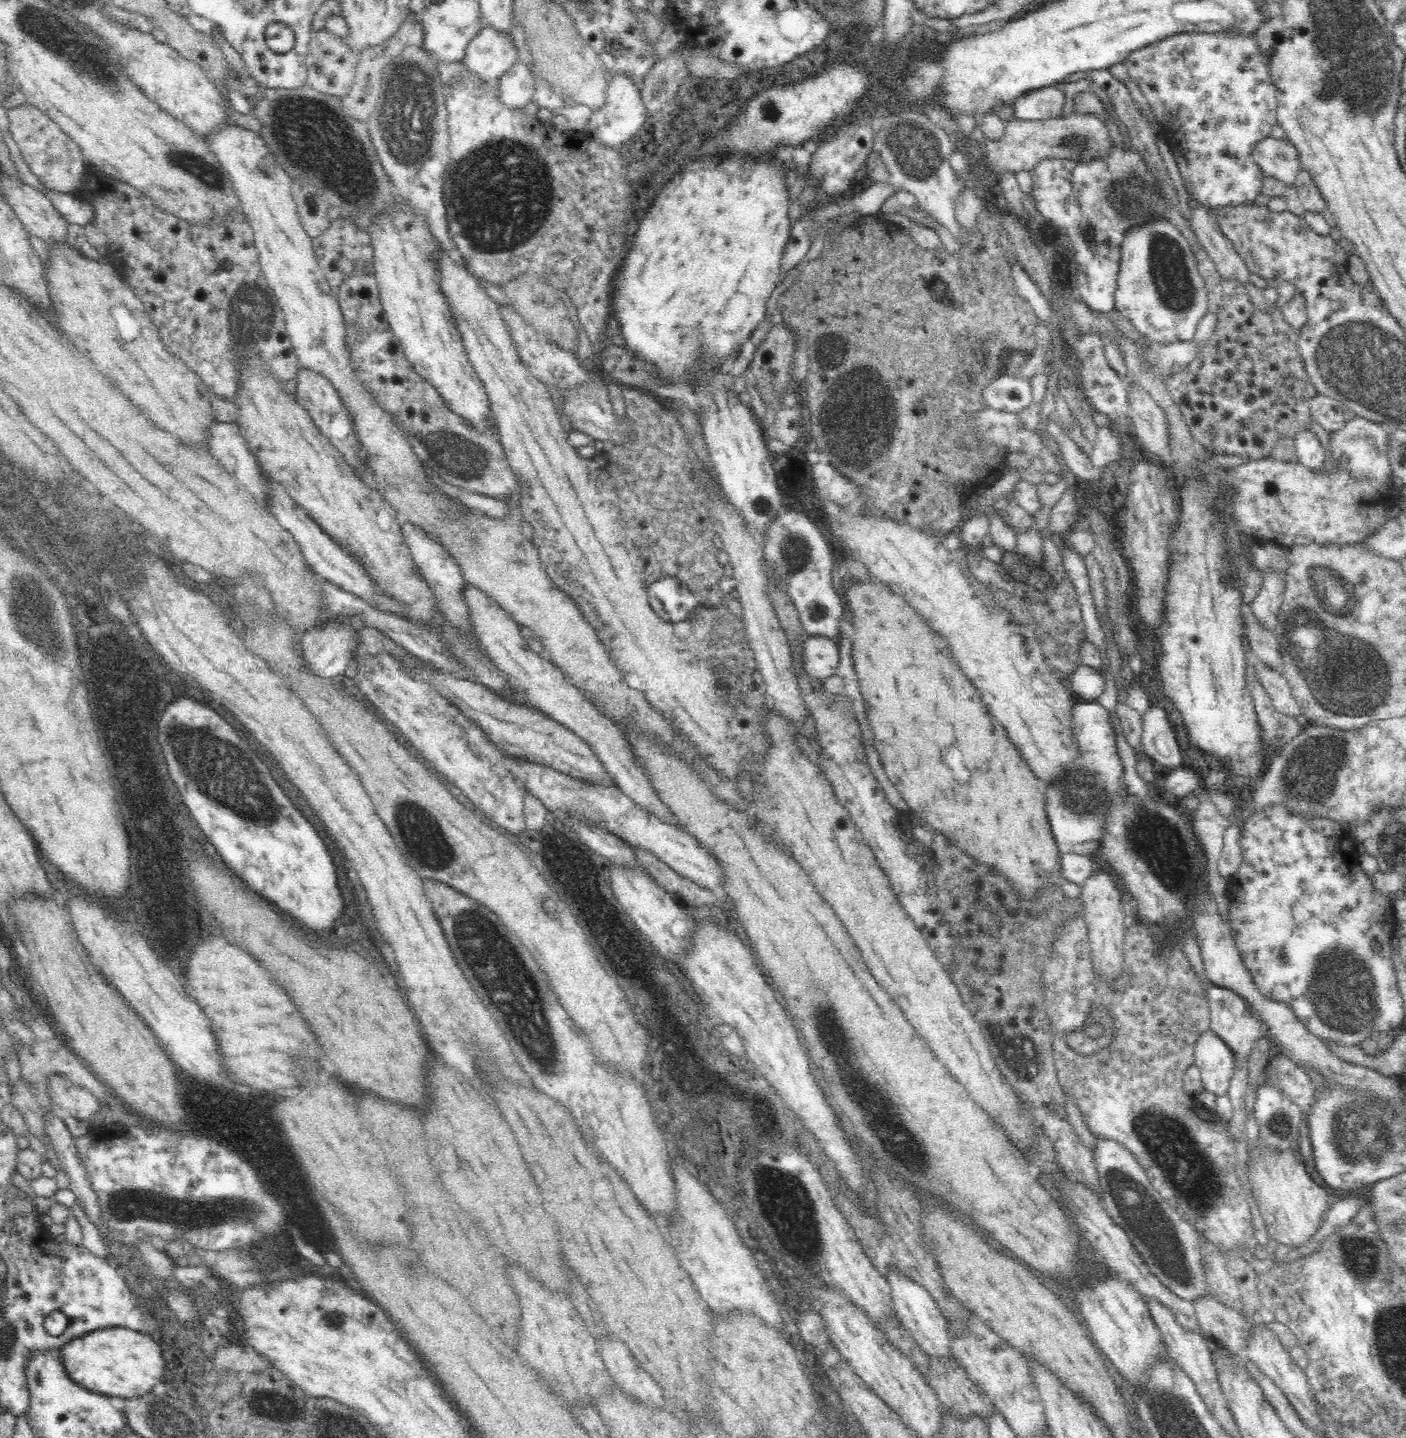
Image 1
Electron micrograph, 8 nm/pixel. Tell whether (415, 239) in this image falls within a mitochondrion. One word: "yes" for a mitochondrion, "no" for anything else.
no

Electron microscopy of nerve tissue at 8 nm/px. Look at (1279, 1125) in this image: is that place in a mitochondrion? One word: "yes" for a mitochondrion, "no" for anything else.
yes

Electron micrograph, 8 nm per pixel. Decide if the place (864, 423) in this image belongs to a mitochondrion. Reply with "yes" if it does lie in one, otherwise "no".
yes

